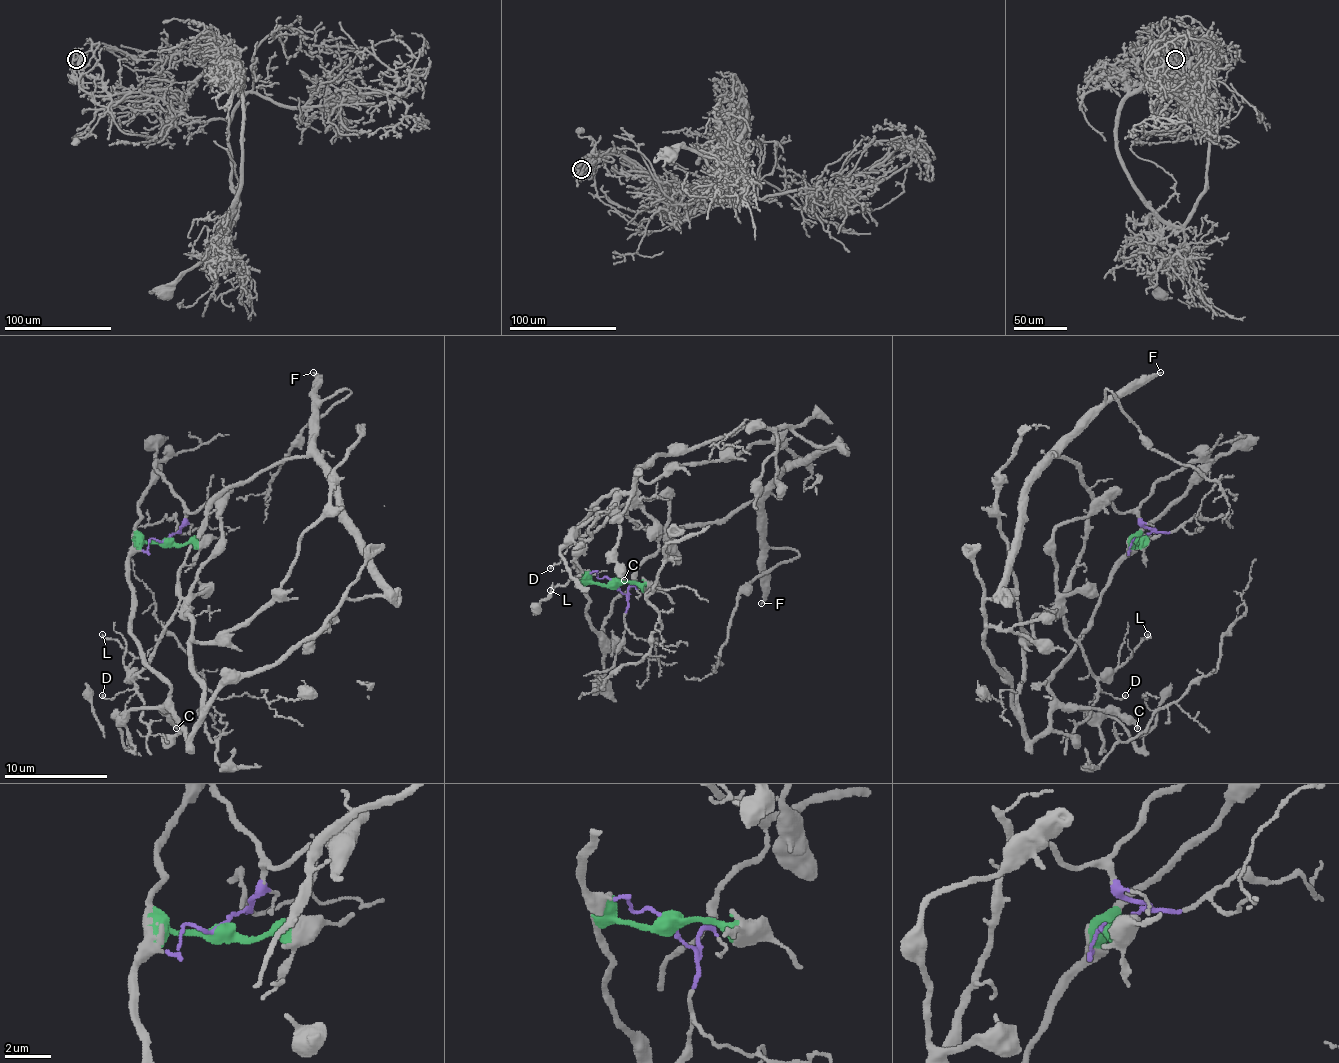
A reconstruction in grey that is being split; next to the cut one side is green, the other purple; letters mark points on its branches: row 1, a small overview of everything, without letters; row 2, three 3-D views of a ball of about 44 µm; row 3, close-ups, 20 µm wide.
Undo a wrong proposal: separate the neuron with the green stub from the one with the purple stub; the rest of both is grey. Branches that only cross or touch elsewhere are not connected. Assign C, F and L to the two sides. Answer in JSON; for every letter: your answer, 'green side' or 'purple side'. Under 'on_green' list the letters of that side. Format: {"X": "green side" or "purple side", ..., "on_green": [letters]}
{"C": "green side", "F": "purple side", "L": "purple side", "on_green": ["C"]}

